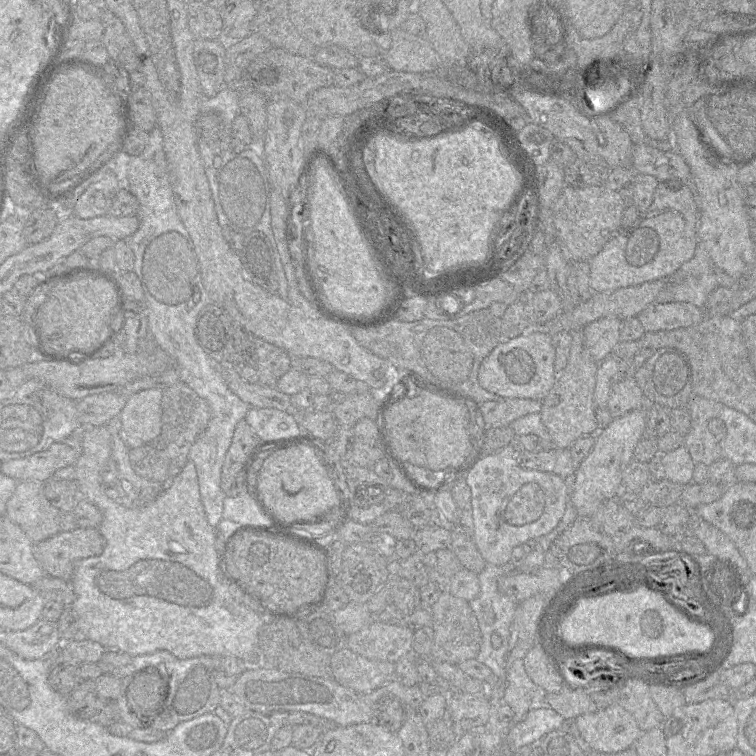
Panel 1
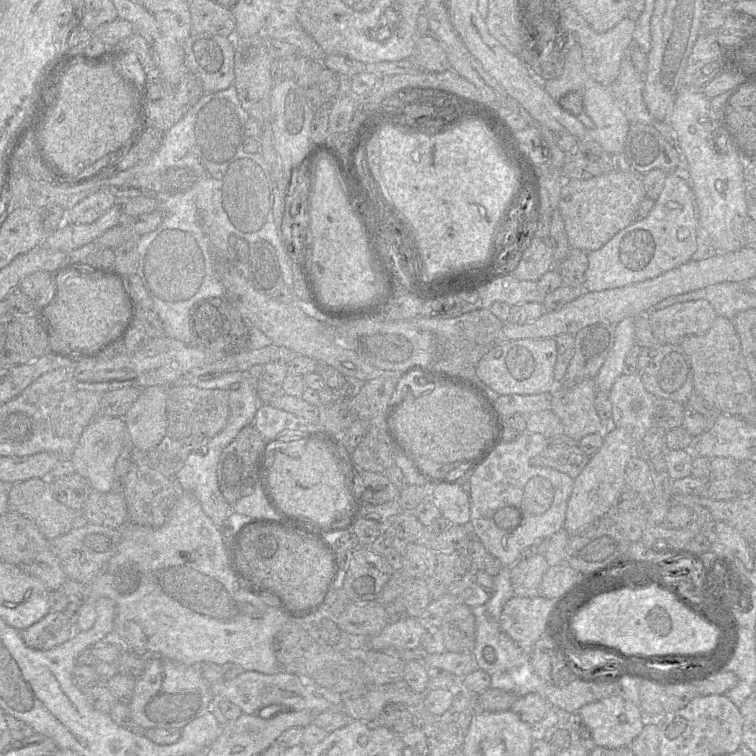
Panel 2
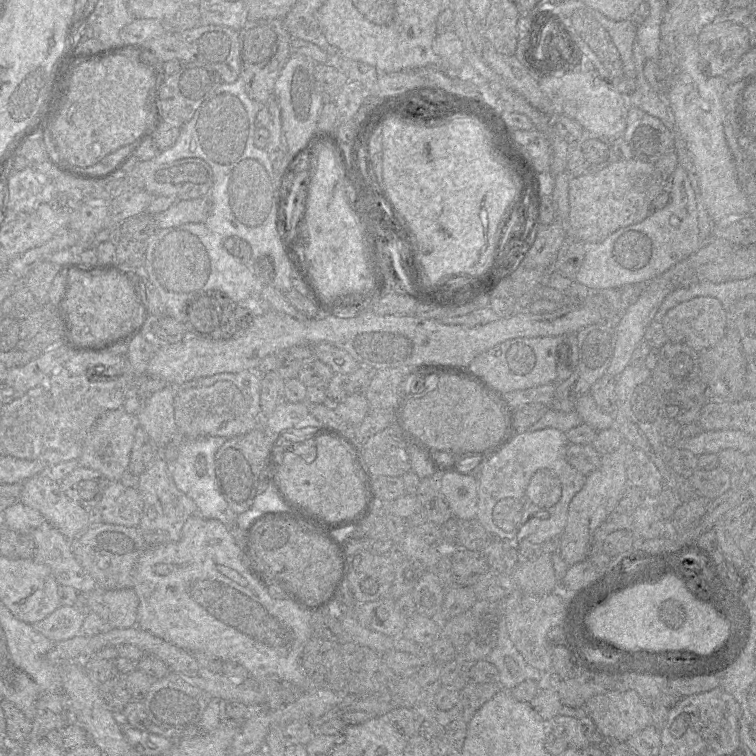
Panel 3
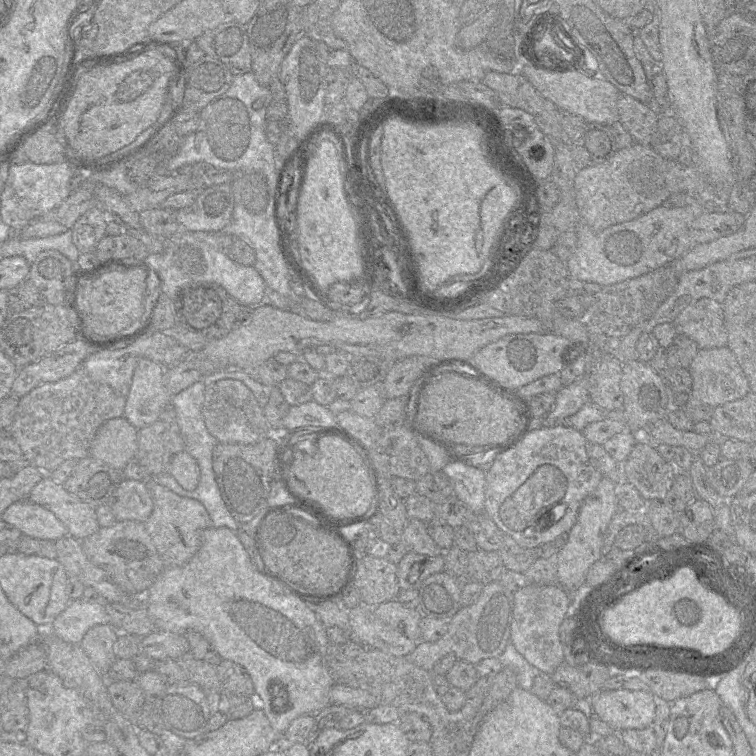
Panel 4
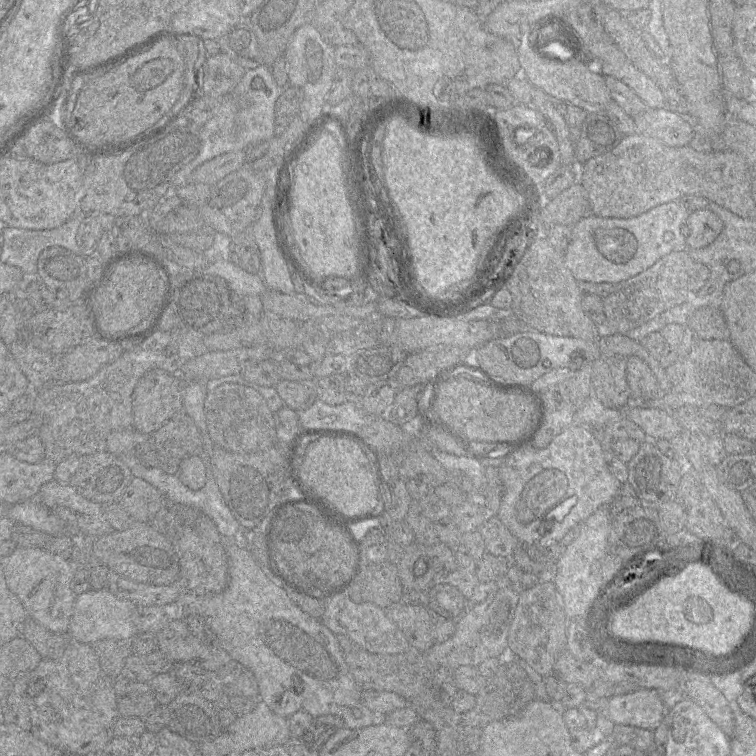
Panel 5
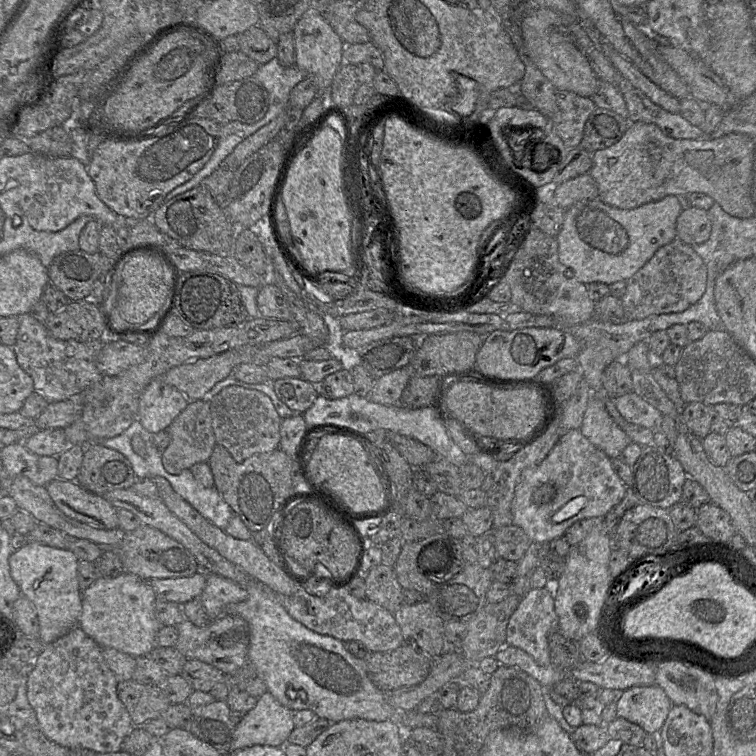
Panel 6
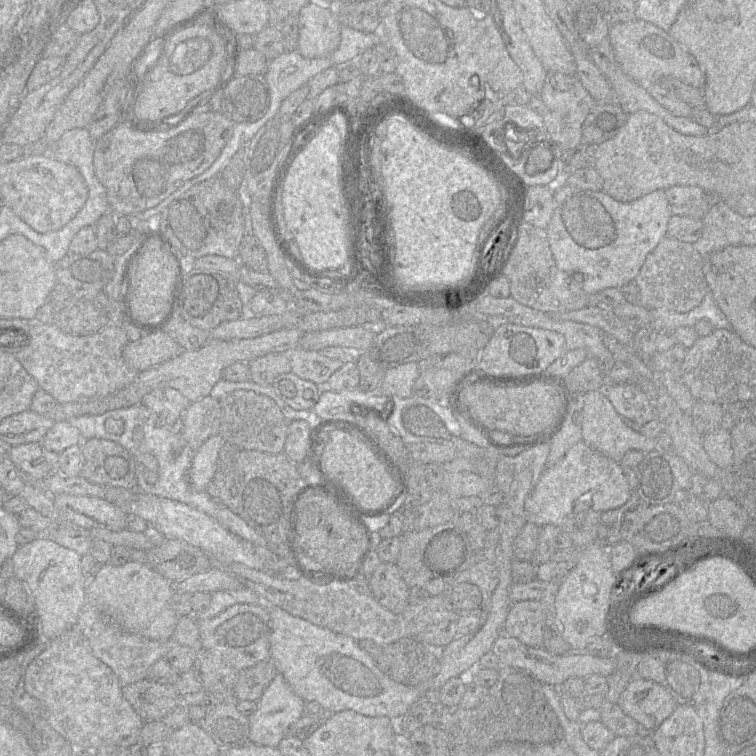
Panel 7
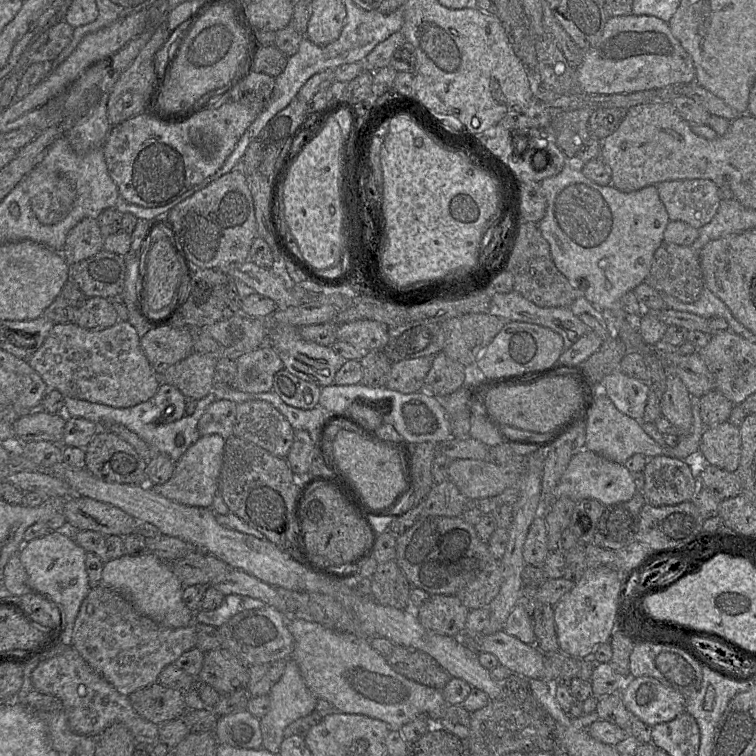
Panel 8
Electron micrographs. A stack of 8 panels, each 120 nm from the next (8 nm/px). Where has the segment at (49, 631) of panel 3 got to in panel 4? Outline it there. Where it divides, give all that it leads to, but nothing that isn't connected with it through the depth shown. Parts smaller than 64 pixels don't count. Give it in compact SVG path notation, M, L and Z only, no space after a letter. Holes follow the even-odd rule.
M83 600L70 601L51 625L51 633L67 643L79 645L85 633L92 627L110 624L105 604Z

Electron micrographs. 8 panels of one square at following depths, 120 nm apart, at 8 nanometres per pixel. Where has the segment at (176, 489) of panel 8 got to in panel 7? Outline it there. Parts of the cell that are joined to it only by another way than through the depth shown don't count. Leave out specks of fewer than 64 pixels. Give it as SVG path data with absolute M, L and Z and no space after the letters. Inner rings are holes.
M220 435L211 436L196 450L188 471L188 482L192 490L206 491L216 471L219 450L225 444Z

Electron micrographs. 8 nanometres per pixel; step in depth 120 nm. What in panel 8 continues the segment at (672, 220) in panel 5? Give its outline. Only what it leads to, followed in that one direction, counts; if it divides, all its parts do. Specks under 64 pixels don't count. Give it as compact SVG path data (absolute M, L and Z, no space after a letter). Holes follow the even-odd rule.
M567 158L561 172L540 182L546 198L546 213L538 227L550 245L555 266L576 290L583 291L583 297L604 313L624 313L621 298L646 281L654 253L664 241L664 231L670 219L657 185L622 192L613 185L601 186L588 179L582 173L581 165Z

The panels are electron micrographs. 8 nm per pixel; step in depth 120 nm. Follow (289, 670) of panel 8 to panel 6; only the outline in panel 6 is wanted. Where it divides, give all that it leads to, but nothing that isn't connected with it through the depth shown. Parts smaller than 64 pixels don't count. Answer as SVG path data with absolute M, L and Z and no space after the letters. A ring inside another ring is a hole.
M266 691L255 707L236 725L230 752L254 745L284 747L295 728L294 712L281 705Z

